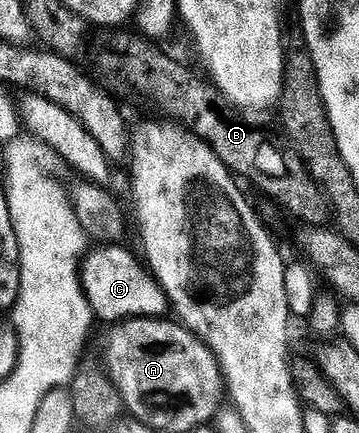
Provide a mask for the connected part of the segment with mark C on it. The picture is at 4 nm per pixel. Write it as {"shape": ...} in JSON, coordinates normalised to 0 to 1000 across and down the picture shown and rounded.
{"shape":[[[345,566],[273,568],[281,568],[273,577],[251,575],[226,607],[226,663],[237,667],[262,737],[323,748],[354,734],[460,734],[476,716],[471,684],[396,603],[357,587]]]}

